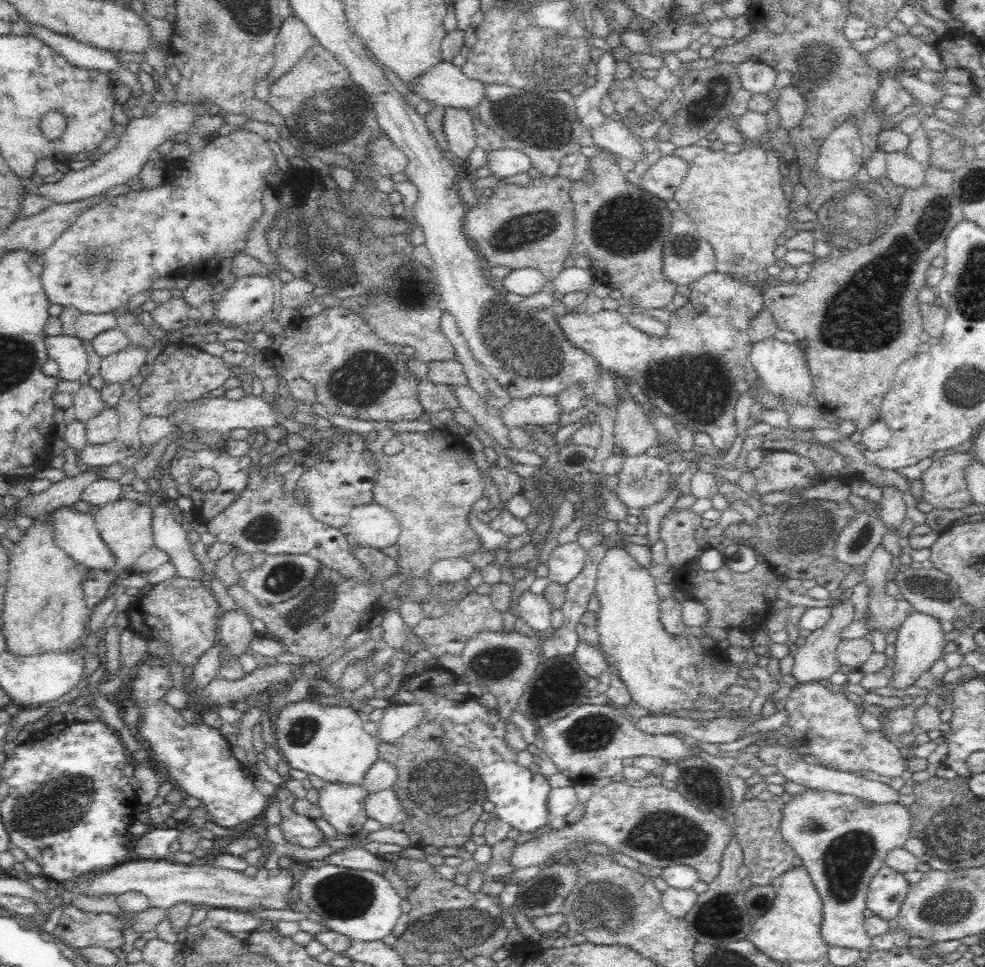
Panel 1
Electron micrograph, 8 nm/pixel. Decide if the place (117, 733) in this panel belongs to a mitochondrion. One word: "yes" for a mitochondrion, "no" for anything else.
no

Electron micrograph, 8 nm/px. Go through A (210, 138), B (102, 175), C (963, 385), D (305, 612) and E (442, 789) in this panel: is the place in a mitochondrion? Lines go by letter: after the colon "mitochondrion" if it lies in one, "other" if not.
A: other
B: other
C: mitochondrion
D: mitochondrion
E: mitochondrion

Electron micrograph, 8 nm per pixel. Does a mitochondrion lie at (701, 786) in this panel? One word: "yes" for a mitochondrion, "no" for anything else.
yes

